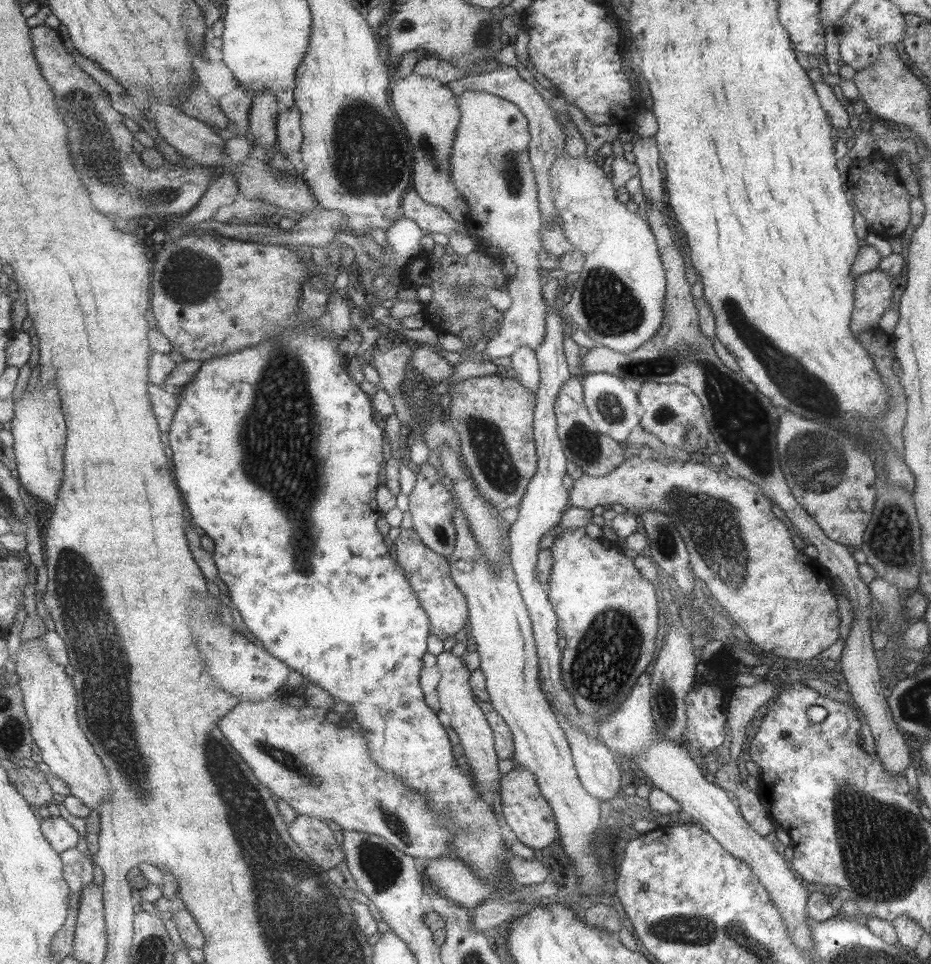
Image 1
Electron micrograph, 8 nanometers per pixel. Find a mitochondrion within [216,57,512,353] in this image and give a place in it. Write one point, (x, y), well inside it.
(371, 159)

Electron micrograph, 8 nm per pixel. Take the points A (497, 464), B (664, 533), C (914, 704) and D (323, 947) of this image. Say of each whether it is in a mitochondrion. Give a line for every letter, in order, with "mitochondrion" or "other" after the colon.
A: mitochondrion
B: mitochondrion
C: mitochondrion
D: mitochondrion

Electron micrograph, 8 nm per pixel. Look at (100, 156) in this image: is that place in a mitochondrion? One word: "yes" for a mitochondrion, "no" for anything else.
yes

